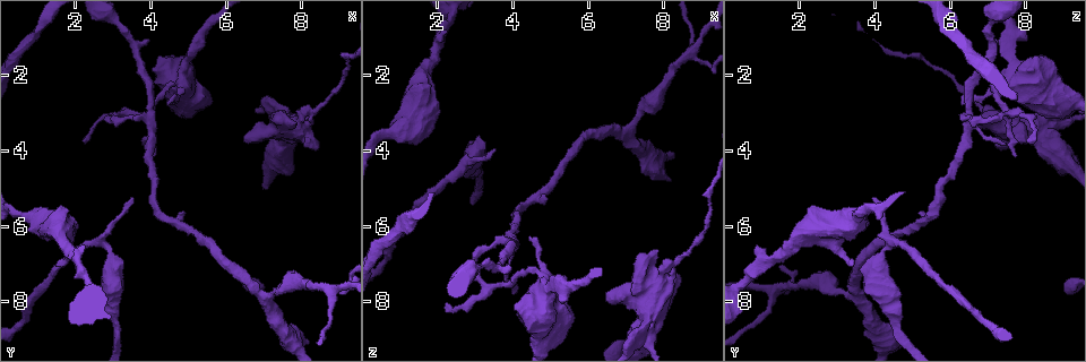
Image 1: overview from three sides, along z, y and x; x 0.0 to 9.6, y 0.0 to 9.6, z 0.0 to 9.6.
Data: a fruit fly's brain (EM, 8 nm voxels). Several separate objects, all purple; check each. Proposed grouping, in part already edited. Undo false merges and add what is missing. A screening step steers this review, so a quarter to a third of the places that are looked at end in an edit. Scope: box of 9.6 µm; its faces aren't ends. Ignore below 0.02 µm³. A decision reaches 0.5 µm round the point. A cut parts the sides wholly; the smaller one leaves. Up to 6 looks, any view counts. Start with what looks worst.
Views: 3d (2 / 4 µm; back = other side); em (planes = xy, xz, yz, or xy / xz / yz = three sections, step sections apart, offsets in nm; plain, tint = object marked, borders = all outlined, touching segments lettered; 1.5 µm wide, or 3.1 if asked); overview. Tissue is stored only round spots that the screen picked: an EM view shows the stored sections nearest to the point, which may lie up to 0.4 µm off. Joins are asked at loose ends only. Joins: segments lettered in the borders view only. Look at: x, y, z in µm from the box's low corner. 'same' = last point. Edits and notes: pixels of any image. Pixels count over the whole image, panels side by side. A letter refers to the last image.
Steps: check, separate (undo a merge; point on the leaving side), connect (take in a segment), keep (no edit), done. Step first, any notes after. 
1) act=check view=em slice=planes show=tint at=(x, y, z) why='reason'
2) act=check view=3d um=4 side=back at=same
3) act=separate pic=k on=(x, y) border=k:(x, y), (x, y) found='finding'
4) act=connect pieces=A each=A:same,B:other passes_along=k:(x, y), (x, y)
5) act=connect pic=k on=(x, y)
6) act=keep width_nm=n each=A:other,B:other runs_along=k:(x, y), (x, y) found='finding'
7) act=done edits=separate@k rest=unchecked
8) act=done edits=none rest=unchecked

act=check view=em slice=planes show=borders at=(1.50, 7.00, 3.45) why='an open end'

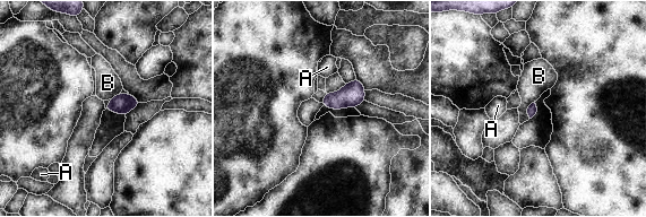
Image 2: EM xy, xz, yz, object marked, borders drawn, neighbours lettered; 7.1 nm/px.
act=keep longest_contact=B:130nm each=A:other,B:other border=2:(534, 101), (527, 109), (528, 118) found='none of them fits'

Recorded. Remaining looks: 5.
act=check view=3d um=4 at=(8.15, 3.10, 7.05) why='thick turns thin'

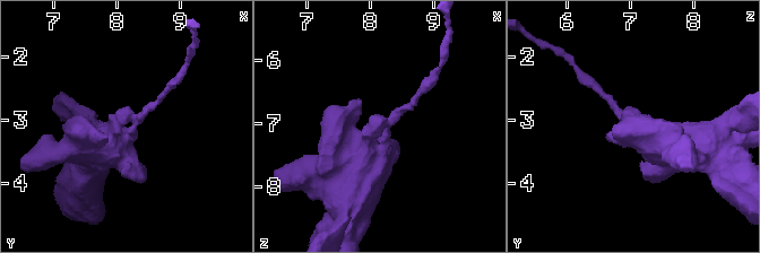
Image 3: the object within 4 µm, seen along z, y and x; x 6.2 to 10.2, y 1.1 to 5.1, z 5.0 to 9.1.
act=check view=em slice=planes show=borders at=(8.10, 3.10, 7.10) why='need the tissue'

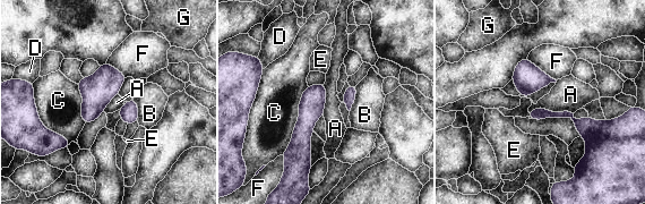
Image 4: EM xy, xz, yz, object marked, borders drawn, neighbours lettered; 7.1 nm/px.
act=separate pic=4 on=(630, 125) each=A:other,B:other,C:other,D:other,E:other,F:other,G:other border=4:(583, 136), (600, 135), (612, 138) found='two neurons meet here'

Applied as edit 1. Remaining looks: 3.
act=check view=3d um=2 at=(3.50, 5.30, 3.95) why='free end'

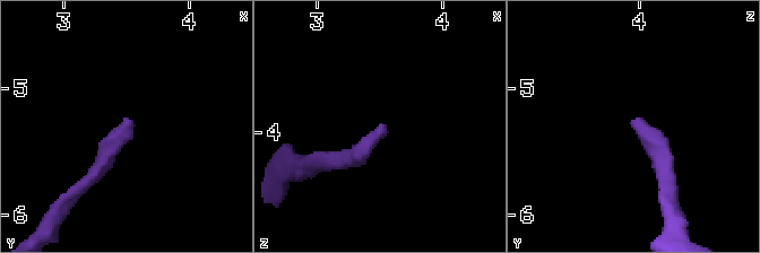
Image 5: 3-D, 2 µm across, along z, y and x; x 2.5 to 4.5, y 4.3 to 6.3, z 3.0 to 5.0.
act=check view=em slice=yz step=8 show=plain at=(3.52, 5.24, 3.96)

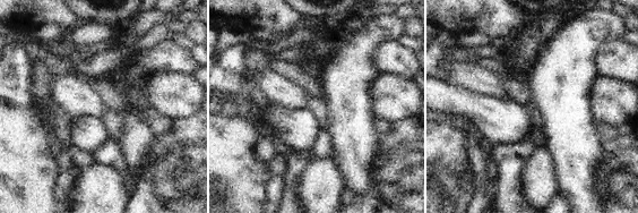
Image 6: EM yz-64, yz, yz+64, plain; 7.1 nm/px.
act=check view=em slice=yz step=8 show=borders at=same why='what lies round it'

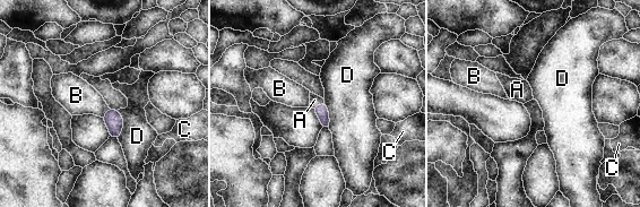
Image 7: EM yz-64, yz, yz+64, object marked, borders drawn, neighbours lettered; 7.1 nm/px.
act=connect pieces=A width_nm=90 each=A:same,B:other,C:other,D:other passes_along=7:(321, 110), (319, 104), (314, 100) found='the neuron continues'

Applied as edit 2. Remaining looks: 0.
act=done edits=separate@4,connect@7 rest=unchecked

